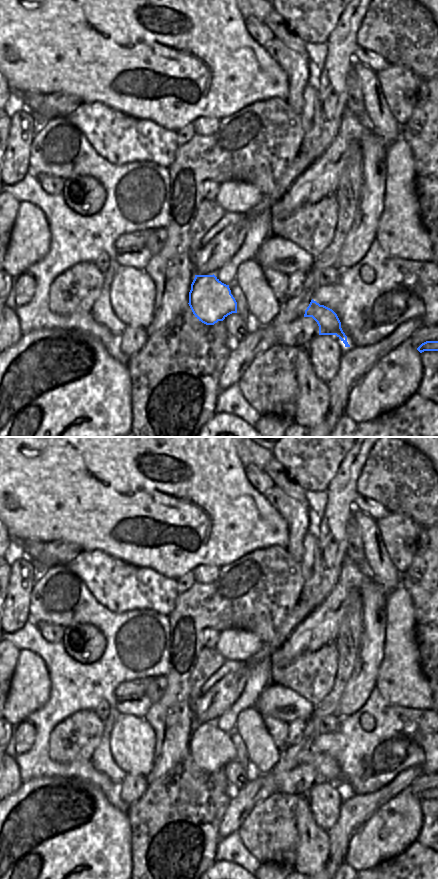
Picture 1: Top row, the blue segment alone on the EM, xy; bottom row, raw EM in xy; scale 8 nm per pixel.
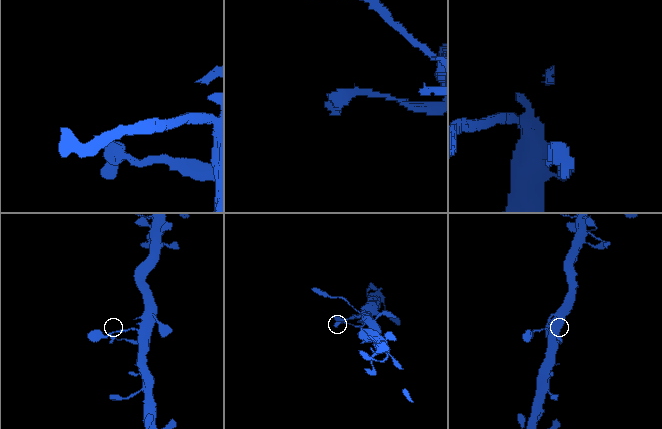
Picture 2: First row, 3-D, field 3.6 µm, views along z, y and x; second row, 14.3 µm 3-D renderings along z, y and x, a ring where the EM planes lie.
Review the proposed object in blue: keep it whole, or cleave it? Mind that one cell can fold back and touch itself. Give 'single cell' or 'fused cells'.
single cell

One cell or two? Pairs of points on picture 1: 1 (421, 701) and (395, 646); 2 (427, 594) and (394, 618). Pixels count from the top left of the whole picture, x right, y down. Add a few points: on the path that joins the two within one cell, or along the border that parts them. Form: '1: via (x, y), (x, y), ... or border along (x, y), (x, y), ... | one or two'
1: via (409, 687), (400, 678), (400, 660) | one
2: border along (401, 586), (410, 594), (414, 610), (415, 628) | two

